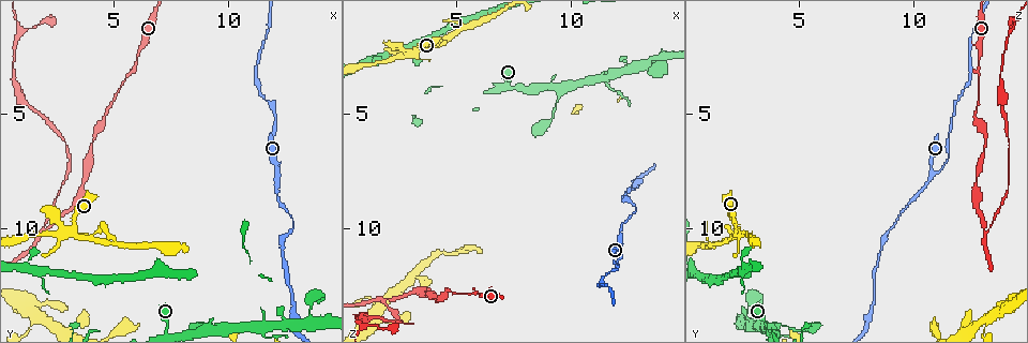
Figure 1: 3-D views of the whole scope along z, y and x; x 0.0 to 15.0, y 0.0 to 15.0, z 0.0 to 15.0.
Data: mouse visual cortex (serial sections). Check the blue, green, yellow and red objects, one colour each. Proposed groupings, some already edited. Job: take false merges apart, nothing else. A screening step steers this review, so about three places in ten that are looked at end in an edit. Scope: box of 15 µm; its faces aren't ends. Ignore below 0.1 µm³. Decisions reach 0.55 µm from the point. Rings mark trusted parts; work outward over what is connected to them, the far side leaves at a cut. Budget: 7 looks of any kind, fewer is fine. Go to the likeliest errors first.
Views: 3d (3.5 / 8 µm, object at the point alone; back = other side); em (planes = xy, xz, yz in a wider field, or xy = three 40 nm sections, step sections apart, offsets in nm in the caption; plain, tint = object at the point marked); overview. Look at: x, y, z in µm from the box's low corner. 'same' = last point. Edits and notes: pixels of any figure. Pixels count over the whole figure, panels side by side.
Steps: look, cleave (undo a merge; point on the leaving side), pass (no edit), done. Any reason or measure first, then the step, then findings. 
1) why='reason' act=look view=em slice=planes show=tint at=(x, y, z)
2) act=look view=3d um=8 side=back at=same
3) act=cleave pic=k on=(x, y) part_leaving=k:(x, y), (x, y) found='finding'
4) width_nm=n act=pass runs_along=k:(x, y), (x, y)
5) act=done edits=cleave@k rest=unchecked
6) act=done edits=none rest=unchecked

why='four-way junction' act=look view=3d um=3.5 at=(3.3, 10.1, 2.3)

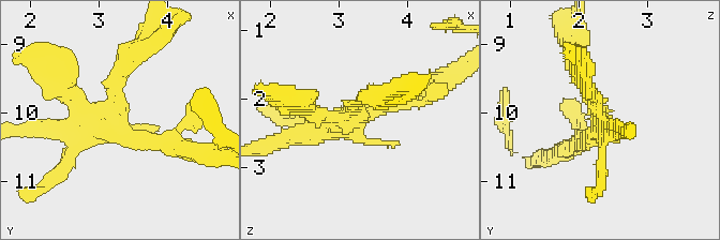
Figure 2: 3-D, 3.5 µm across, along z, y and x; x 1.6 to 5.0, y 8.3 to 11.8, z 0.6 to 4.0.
act=look view=em slice=xy step=2 show=plain at=(3.25, 10.20, 2.30)

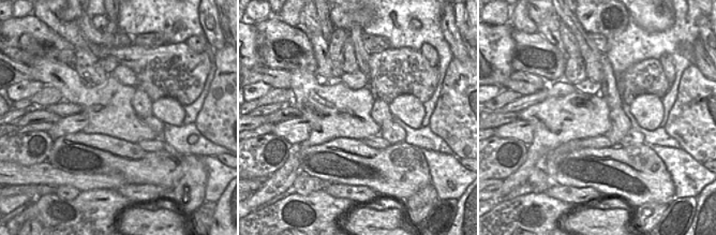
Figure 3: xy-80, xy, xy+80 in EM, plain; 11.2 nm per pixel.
act=look view=em slice=xy step=2 show=tint at=same

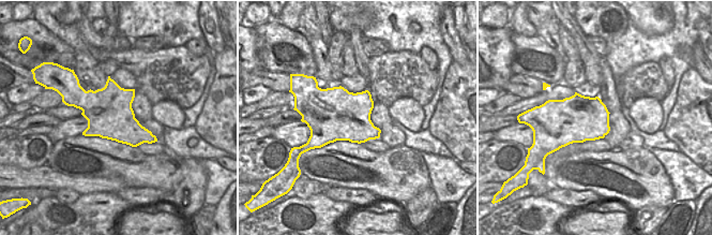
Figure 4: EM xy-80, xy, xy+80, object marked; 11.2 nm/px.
act=pass runs_along=2:(129, 64), (116, 126), (175, 146) found='one cell here'

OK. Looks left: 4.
why='abrupt turn' act=look view=3d um=3.5 at=(12.2, 7.5, 10.9)

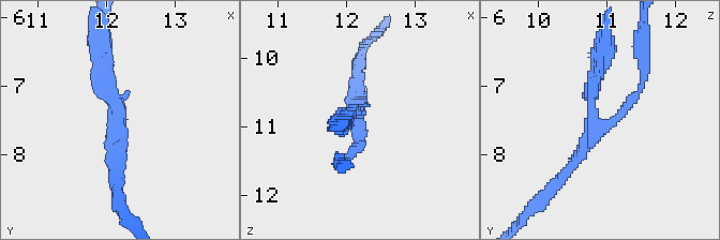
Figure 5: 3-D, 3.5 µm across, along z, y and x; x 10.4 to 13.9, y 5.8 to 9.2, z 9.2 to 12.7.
why='shape alone is not enough' act=look view=em slice=xy step=1 show=plain at=(12.15, 7.55, 10.90)

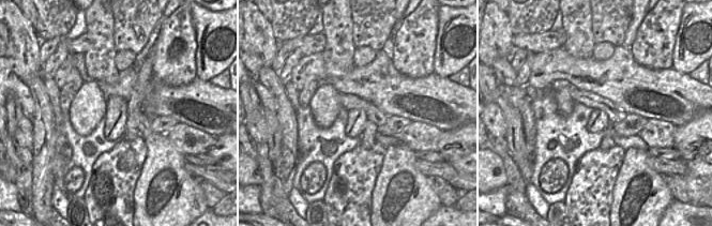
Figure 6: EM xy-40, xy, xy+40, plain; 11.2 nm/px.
why='where the object lies' act=look view=em slice=xy step=1 show=tint at=same

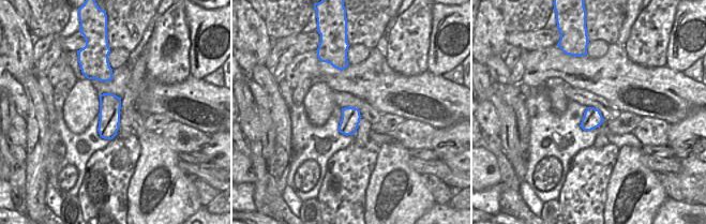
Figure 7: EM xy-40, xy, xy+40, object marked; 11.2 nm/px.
act=pass runs_along=5:(600, 55), (597, 130), (553, 186) found='all the same cell'

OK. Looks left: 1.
act=done edits=none rest=unchecked

